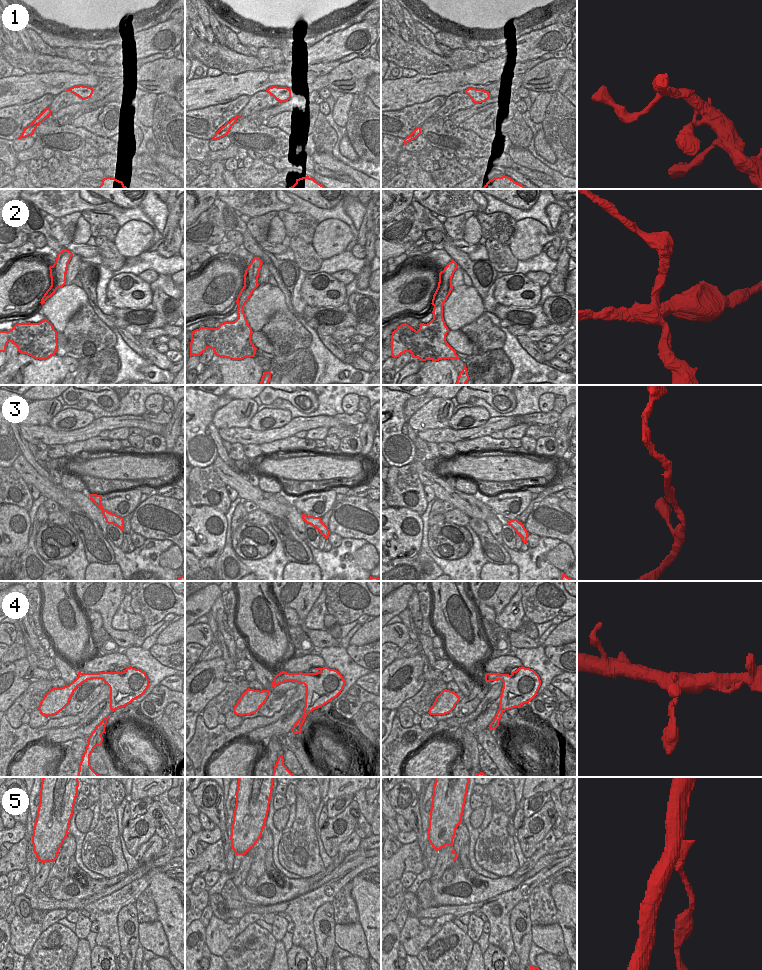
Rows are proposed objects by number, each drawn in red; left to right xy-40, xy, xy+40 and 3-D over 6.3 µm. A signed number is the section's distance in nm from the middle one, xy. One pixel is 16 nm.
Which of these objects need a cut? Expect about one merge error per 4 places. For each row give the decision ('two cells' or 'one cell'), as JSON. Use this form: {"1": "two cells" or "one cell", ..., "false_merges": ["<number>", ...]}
{"1": "one cell", "2": "two cells", "3": "one cell", "4": "one cell", "5": "two cells", "false_merges": ["2", "5"]}

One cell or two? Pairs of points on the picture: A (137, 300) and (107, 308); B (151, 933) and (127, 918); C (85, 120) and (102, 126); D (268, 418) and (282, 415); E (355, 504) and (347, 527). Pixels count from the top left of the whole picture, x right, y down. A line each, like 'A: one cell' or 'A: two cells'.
A: two cells
B: two cells
C: one cell
D: one cell
E: one cell

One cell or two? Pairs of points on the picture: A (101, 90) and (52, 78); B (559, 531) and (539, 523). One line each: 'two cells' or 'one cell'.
A: two cells
B: one cell

